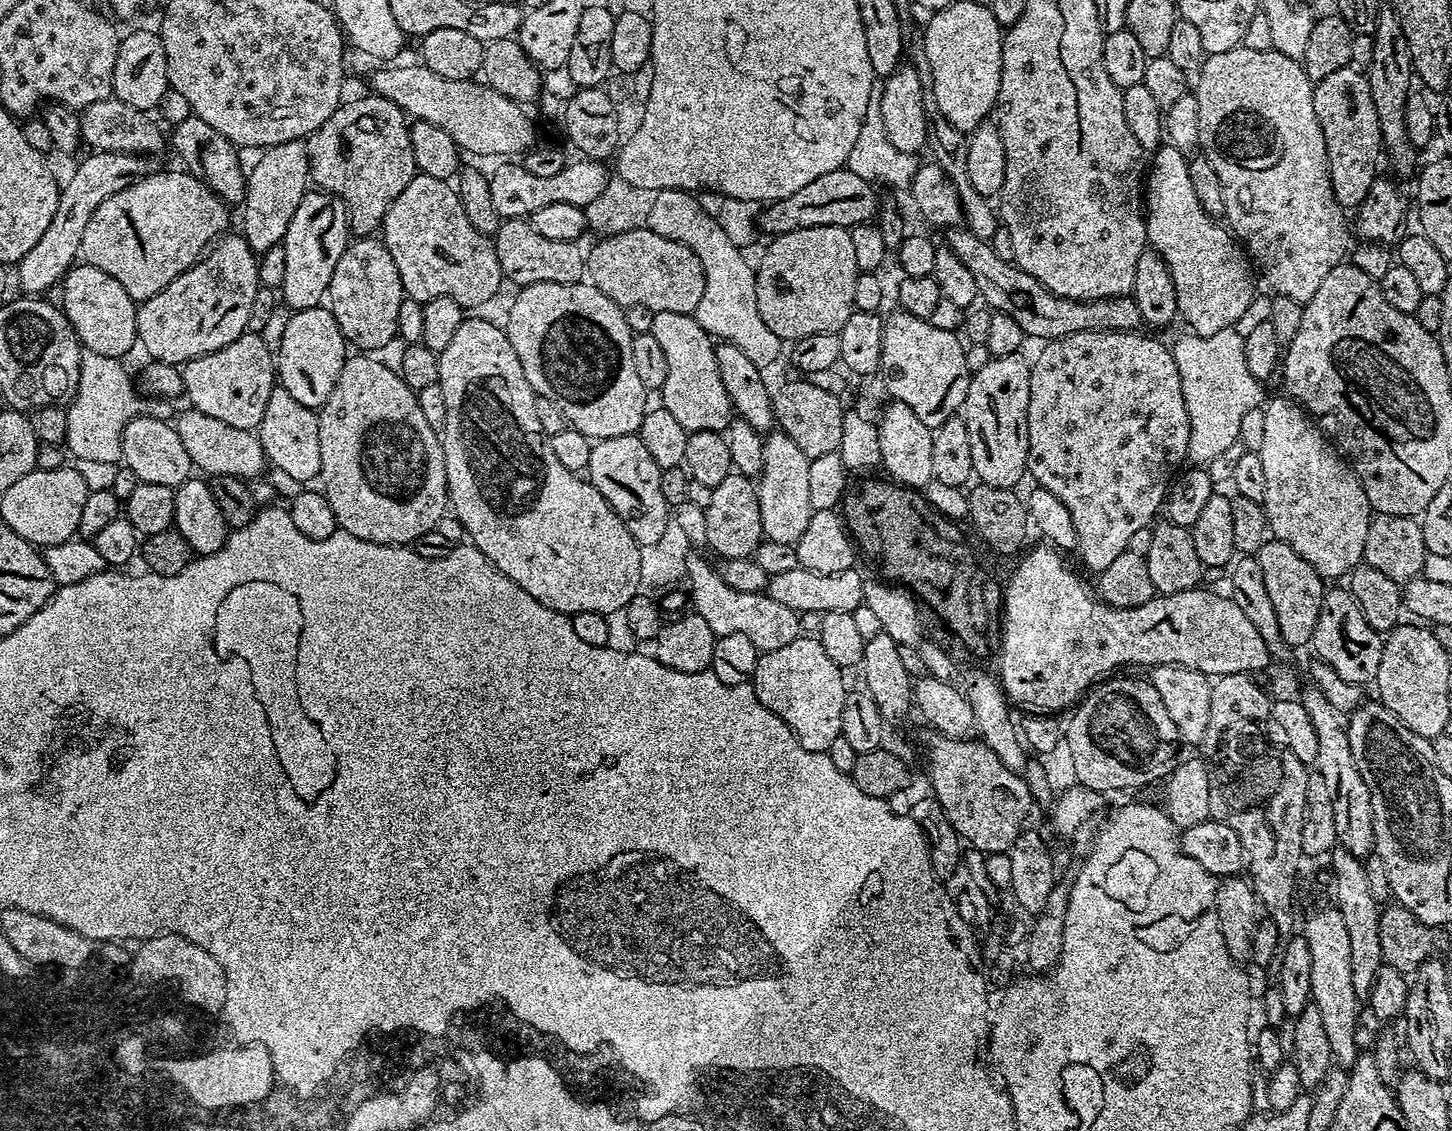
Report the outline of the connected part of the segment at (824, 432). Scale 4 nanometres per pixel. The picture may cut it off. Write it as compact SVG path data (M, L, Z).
M800 379L804 380L792 380L773 393L772 409L775 410L776 424L788 437L794 439L798 448L809 459L822 457L839 449L842 440L842 418L846 410L841 404L841 397L819 389L809 379Z

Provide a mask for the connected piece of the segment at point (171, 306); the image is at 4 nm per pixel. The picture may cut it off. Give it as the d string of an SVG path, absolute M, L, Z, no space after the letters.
M243 235L219 237L207 249L205 255L174 278L154 298L143 301L136 309L136 338L139 347L149 352L152 360L161 360L167 364L183 366L188 361L202 354L210 354L222 350L222 346L230 346L242 333L248 331L250 322L250 306L254 306L254 294L261 288L257 253L243 238Z

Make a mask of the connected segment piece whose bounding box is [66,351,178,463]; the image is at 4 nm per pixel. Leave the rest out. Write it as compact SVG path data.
M81 351L80 381L76 395L67 405L66 448L75 459L119 463L122 459L122 434L131 420L139 416L169 422L178 415L171 400L149 398L141 394L128 377L123 359L106 358L106 354Z

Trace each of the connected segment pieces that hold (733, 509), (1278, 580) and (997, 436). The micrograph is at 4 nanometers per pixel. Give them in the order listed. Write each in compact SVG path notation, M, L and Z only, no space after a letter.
M733 470L718 486L712 488L710 506L704 509L706 545L724 560L749 558L765 539L762 530L762 510L758 510L758 494L753 477Z
M1275 538L1265 540L1254 555L1258 566L1262 566L1262 575L1266 577L1266 590L1270 593L1270 603L1274 605L1282 638L1293 646L1311 645L1314 626L1318 626L1318 614L1322 610L1322 598L1326 591L1326 584L1320 573L1286 542Z
M1019 354L985 359L980 369L971 373L962 415L970 434L970 454L974 458L972 471L982 484L1015 489L1020 479L1025 479L1028 467L1028 407L1030 406L1029 362Z

